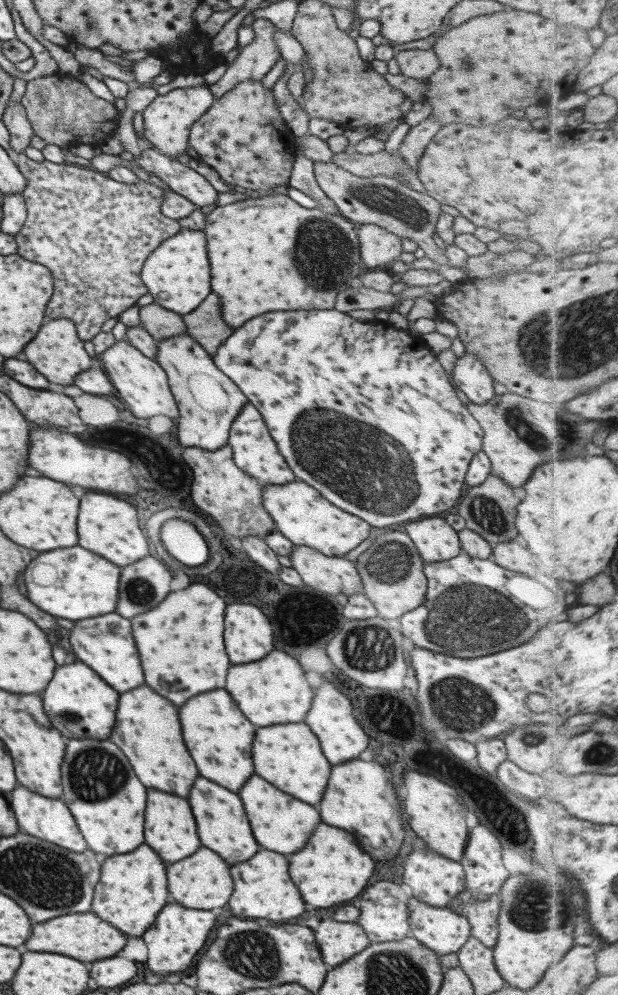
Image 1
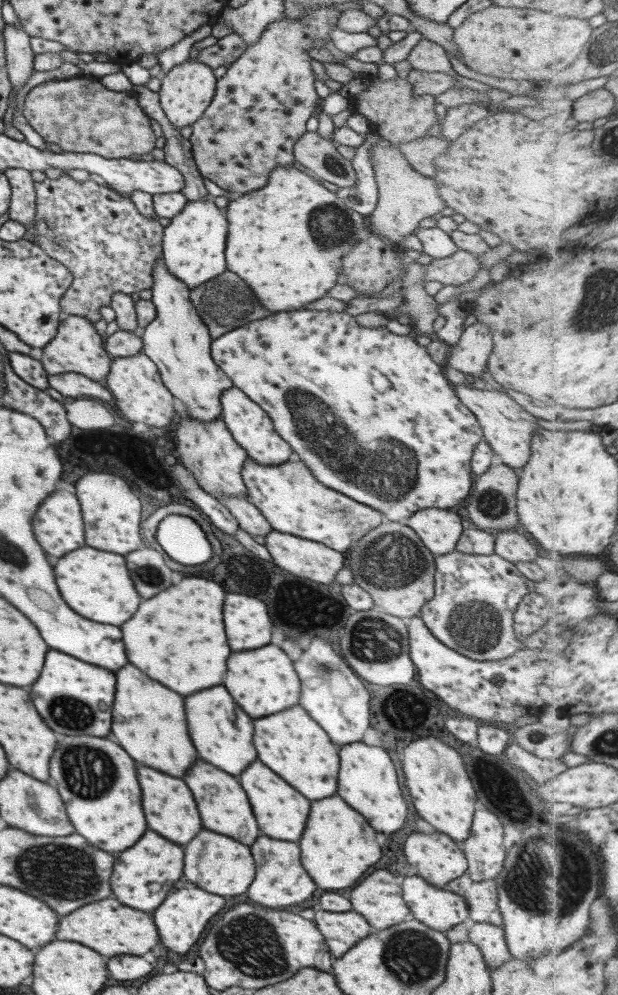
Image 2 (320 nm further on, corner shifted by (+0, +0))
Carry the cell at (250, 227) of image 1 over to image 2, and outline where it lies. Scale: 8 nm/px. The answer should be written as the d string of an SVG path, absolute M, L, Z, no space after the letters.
M276 165L275 168L269 171L268 179L261 188L258 188L256 191L235 195L234 198L229 200L223 211L228 224L224 248L225 262L227 262L225 266L227 266L227 270L231 270L239 278L243 278L249 284L249 288L253 290L253 294L259 298L263 308L267 308L271 312L301 309L304 304L309 304L309 302L313 302L318 298L325 297L326 292L338 282L338 274L341 270L340 258L358 241L357 233L363 230L364 215L347 208L335 192L323 187L317 181L317 178L312 177L311 173L299 171L291 165L283 167Z

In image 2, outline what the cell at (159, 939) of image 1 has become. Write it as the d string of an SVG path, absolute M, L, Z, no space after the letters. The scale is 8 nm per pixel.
M181 877L179 882L173 883L167 891L161 904L153 909L153 924L157 926L163 946L177 954L185 954L201 938L201 932L205 930L207 922L211 920L211 916L215 916L223 908L223 904L225 900L222 896L205 892L197 888L197 885L185 882L185 879Z

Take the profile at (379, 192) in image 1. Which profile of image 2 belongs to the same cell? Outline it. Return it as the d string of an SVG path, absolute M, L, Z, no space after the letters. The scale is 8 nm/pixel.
M305 131L293 143L292 157L315 178L335 184L339 189L354 183L351 161L338 153L333 140L322 138L316 131Z

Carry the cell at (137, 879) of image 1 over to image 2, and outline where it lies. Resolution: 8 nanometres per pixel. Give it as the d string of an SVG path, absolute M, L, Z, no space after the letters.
M145 830L145 834L141 836L141 840L137 840L137 844L120 852L113 861L113 874L109 877L113 896L129 908L151 912L161 904L175 880L182 877L183 857L184 852L181 846L161 838L159 834L151 830Z

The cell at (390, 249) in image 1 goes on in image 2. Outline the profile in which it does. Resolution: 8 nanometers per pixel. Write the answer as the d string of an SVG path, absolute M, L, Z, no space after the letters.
M381 136L370 148L370 161L378 190L375 208L366 216L371 224L371 233L404 249L401 238L412 234L423 218L438 214L445 204L441 197L438 197L435 181L416 173L415 169L408 165L405 157L402 157L396 145L392 145Z

